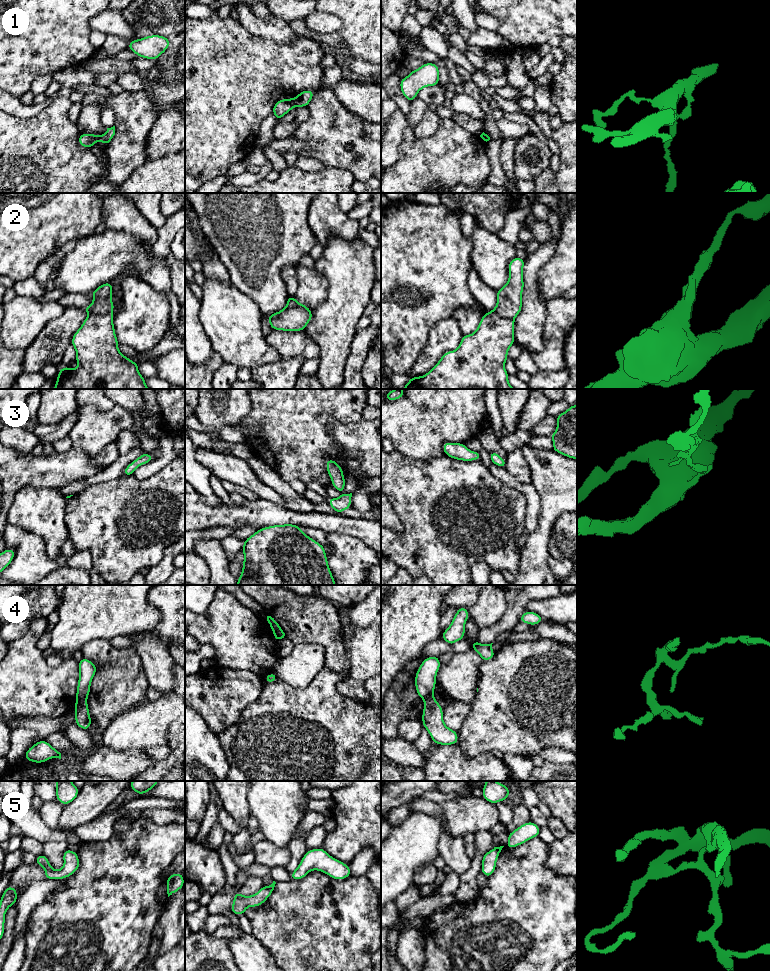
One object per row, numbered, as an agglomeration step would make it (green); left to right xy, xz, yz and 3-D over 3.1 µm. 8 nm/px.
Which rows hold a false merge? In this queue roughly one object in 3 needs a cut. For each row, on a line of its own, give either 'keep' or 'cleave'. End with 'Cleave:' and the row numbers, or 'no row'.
1: cleave
2: cleave
3: keep
4: cleave
5: keep
Cleave: 1, 2, 4

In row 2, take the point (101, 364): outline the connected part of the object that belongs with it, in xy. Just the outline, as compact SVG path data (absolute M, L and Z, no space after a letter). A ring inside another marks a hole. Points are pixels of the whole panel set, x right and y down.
M112 313L88 314L71 340L79 366L76 369L61 367L53 389L150 389L138 371L138 363L118 349L113 320Z

